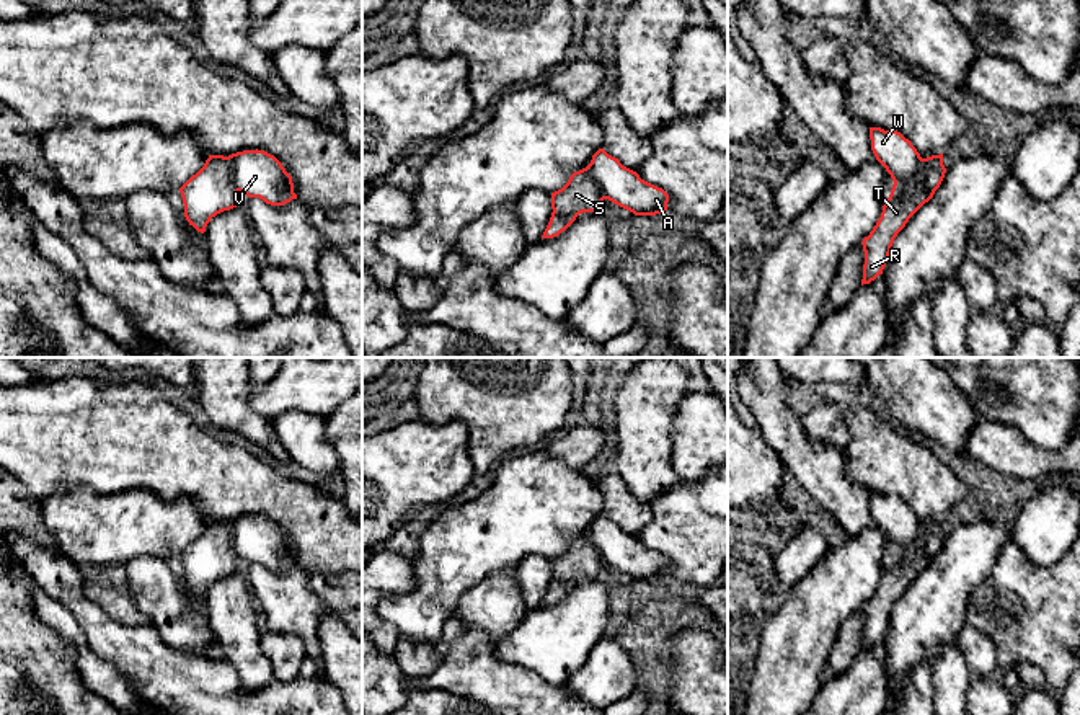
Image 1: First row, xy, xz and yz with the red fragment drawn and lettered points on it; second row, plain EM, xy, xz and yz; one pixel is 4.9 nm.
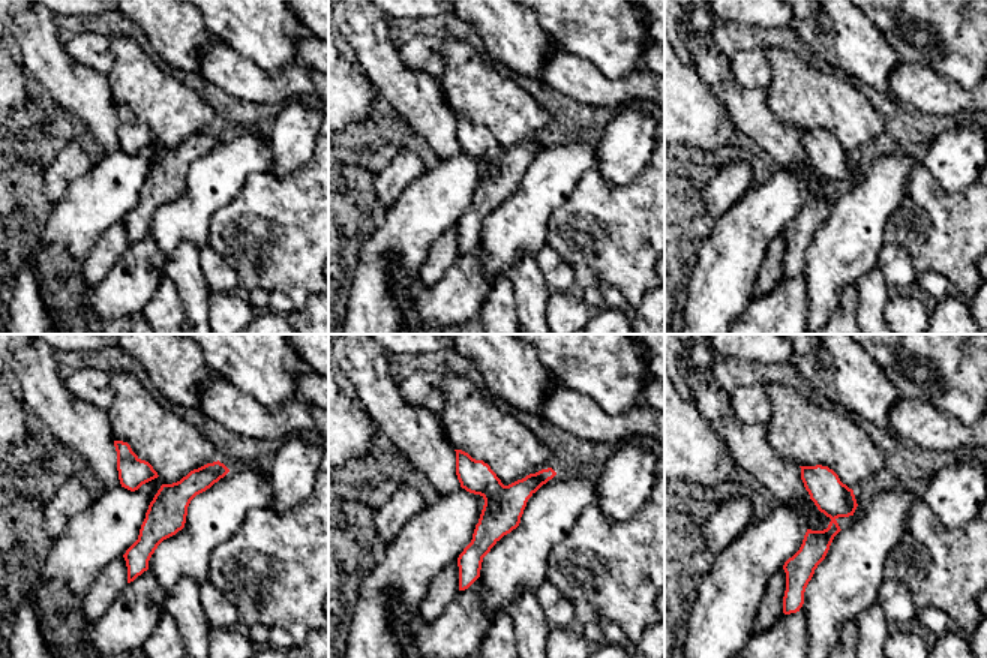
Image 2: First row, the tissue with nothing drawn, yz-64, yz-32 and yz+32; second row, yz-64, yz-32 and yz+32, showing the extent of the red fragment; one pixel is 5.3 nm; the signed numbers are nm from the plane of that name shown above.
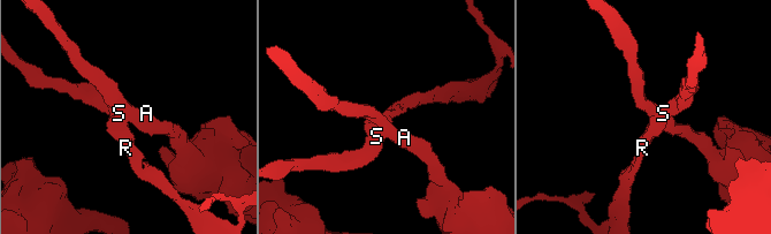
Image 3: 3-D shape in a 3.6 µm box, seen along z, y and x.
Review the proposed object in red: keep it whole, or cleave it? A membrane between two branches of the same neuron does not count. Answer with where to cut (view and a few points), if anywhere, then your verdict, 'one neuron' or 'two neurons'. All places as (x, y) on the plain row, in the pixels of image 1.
cut yz (924, 524), (919, 542), (912, 549), (894, 549); two neurons

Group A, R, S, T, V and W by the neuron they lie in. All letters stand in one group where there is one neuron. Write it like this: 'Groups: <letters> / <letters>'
Groups: A V W / R S T

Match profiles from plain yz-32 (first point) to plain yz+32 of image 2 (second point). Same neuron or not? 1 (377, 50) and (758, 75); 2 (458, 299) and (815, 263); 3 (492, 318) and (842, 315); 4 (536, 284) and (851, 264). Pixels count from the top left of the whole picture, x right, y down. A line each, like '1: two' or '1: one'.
1: two
2: two
3: one
4: two

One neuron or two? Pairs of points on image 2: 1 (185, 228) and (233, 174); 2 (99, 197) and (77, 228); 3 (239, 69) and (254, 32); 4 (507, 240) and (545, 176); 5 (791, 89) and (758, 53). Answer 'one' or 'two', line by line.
1: one
2: one
3: two
4: one
5: two

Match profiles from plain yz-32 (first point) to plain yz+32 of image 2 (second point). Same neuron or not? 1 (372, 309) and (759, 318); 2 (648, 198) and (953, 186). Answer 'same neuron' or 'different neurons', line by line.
1: different neurons
2: different neurons

